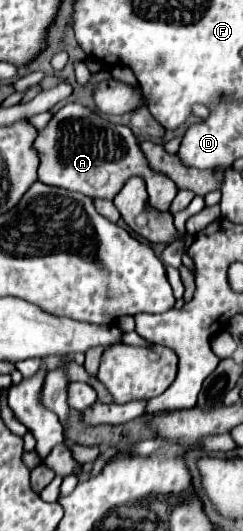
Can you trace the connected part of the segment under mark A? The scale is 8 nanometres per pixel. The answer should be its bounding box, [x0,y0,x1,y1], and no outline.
[32,103,178,211]

